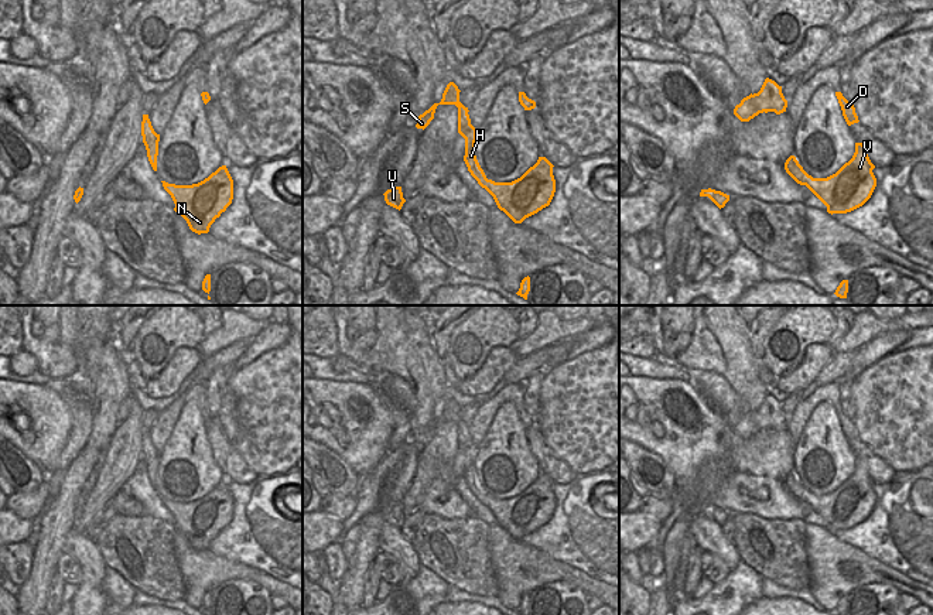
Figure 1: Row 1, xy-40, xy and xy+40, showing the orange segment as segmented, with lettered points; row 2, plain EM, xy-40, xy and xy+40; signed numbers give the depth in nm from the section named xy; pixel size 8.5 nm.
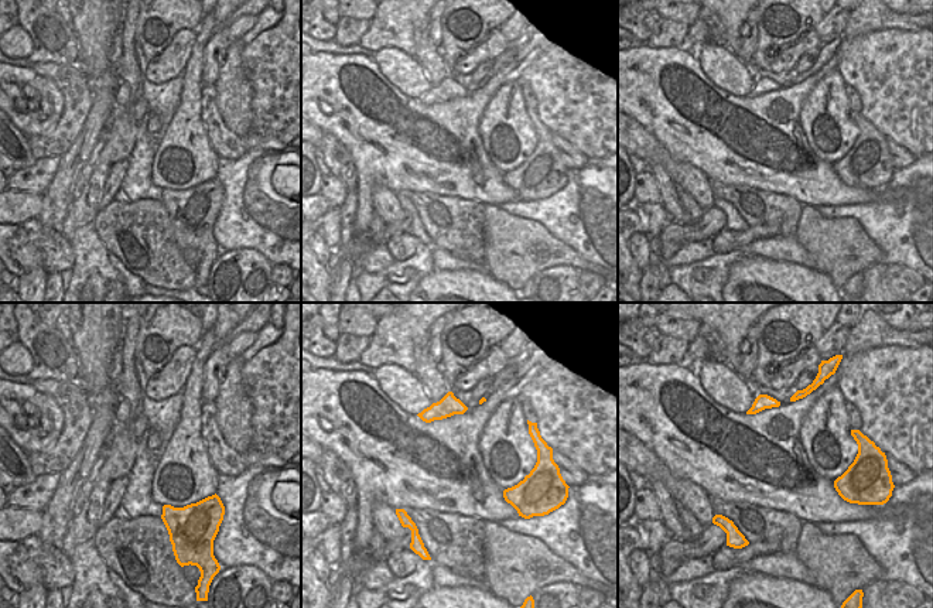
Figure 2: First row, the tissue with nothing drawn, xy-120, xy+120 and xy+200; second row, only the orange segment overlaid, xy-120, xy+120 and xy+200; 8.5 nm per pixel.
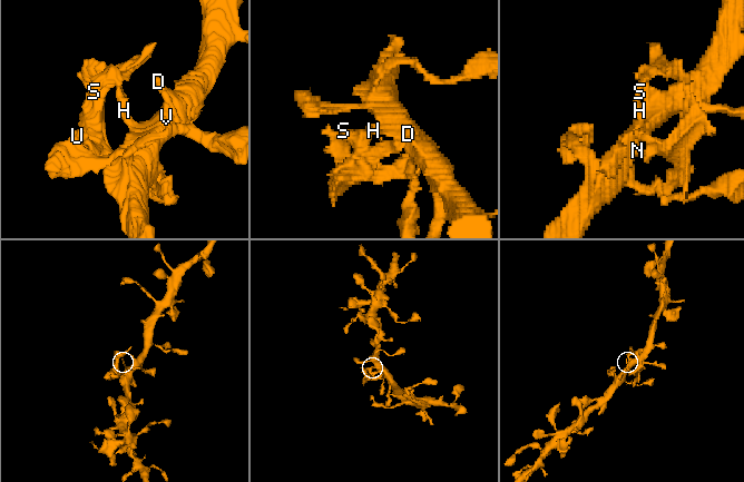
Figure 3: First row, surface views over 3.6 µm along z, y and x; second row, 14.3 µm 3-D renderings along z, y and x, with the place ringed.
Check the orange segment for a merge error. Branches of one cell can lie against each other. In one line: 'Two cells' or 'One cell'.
Two cells.

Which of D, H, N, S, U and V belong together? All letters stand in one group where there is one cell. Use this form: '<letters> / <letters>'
D H N V / S U

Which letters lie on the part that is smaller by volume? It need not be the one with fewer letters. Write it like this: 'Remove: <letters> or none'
Remove: S, U

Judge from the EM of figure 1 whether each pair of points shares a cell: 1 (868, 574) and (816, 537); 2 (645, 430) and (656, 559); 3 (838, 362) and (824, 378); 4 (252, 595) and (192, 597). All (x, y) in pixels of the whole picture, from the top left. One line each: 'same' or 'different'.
1: same
2: different
3: same
4: different

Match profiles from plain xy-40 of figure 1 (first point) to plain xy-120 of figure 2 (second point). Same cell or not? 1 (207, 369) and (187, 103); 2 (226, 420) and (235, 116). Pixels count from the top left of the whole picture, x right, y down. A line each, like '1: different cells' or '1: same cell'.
1: different cells
2: same cell

